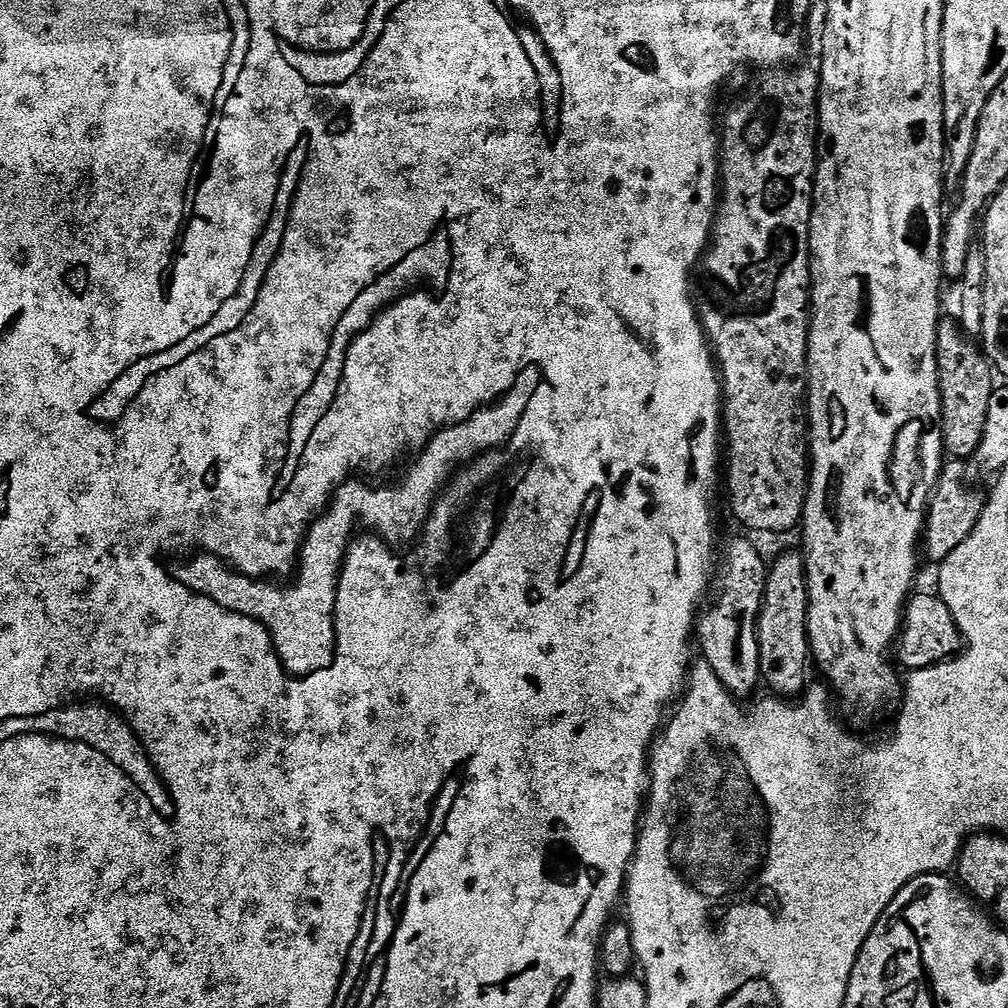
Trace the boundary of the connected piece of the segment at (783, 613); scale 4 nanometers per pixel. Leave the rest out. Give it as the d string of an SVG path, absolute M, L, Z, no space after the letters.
M788 552L777 558L769 567L768 580L764 584L764 601L756 618L756 637L760 655L760 679L768 683L771 692L779 699L792 700L799 697L807 687L806 666L810 664L808 650L808 588L801 553Z

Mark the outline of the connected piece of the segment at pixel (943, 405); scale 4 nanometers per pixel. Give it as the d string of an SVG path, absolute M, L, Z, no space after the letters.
M948 316L941 317L936 328L936 361L938 362L938 378L940 392L940 419L938 429L944 438L944 448L949 457L964 462L964 459L975 457L986 426L986 415L989 409L989 394L994 386L992 367L983 351L959 327L959 321Z

